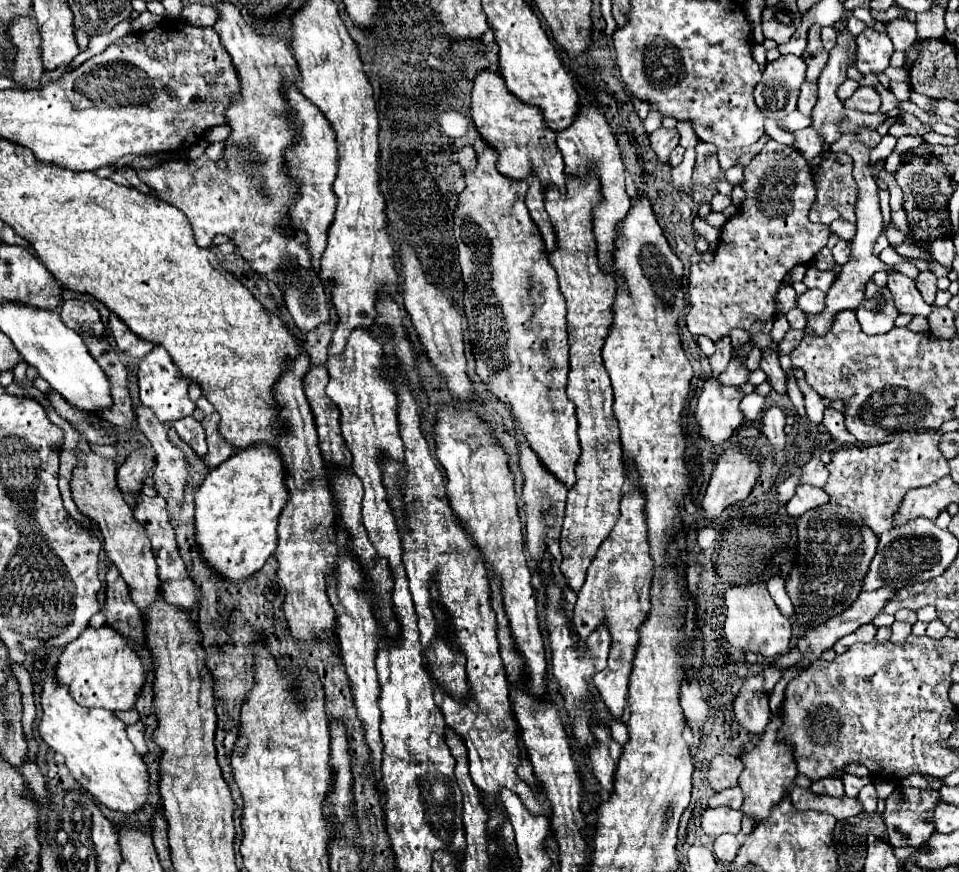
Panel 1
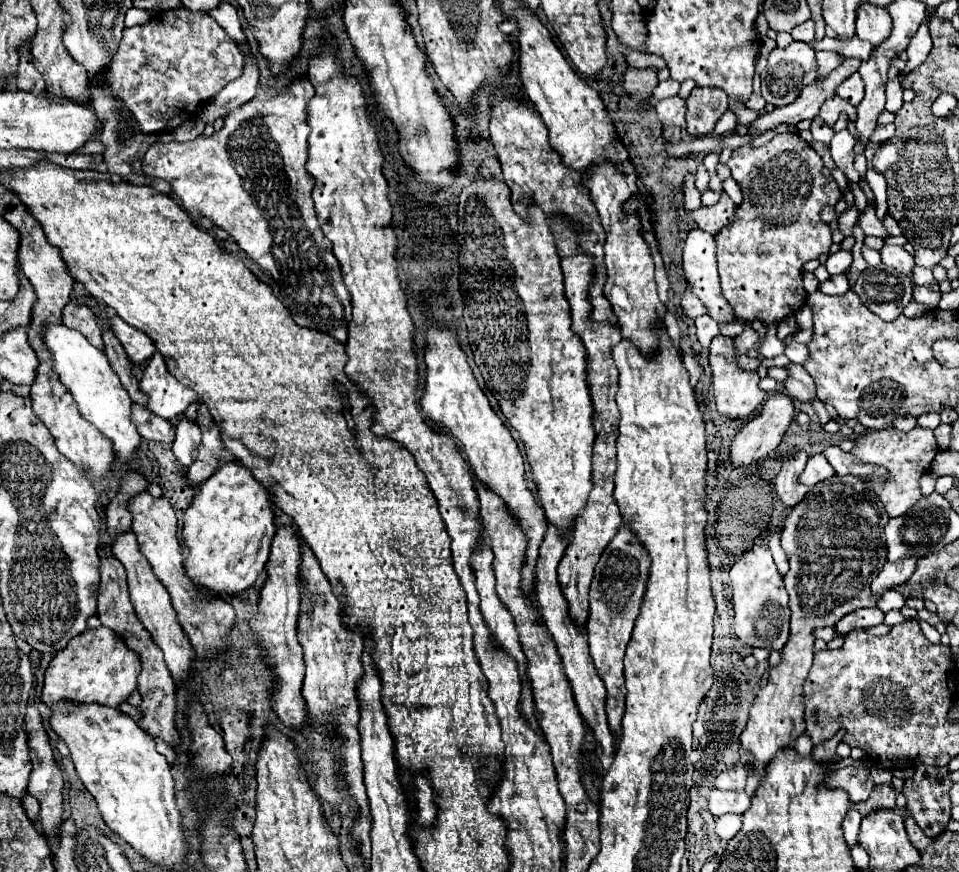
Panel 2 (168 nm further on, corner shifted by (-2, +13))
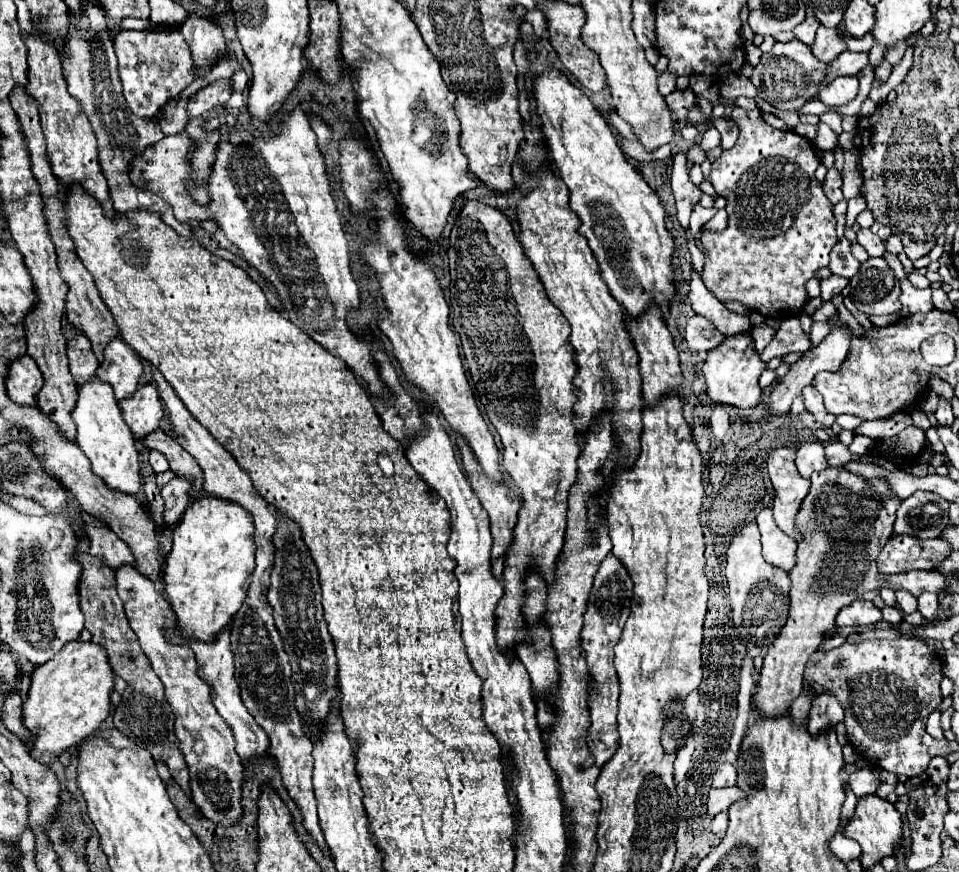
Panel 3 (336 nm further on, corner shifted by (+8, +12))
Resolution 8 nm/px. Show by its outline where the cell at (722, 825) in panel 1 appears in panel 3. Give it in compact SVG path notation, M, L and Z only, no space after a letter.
M733 786L733 788L721 788L721 790L711 788L709 790L709 798L707 798L707 810L709 810L711 816L715 816L715 814L727 810L733 802L737 802L741 798L745 798L745 792L739 790L737 786Z

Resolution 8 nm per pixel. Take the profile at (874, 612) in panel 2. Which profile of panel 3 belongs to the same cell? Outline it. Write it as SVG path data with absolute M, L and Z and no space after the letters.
M853 602L837 614L837 626L857 626L857 624L875 624L881 620L881 610L873 602Z

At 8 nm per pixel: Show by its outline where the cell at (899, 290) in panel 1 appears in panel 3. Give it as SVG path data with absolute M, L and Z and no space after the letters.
M861 228L857 232L857 244L861 244L869 252L869 256L883 256L883 252L885 252L883 240L879 236L875 236L869 228Z

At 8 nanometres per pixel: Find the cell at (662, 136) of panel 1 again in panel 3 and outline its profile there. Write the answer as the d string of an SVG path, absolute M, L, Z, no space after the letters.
M687 88L687 90L675 90L665 100L667 100L667 106L675 114L677 120L685 120L687 114L689 114L689 110L697 104L697 96L695 96L695 92L691 88Z

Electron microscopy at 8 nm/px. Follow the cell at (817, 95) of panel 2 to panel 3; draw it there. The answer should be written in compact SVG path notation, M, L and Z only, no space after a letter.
M845 50L839 58L835 58L829 66L829 76L825 78L825 82L821 86L827 86L833 78L837 76L847 76L847 74L859 74L859 70L863 70L869 64L869 54L867 52L849 52Z

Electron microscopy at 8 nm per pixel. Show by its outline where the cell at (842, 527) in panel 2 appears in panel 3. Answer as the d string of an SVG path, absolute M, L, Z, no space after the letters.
M829 466L827 470L811 476L811 490L797 514L797 528L801 530L801 534L805 534L805 540L799 542L797 564L789 572L791 576L789 620L783 626L781 634L775 638L775 642L769 646L757 688L753 690L753 708L757 708L761 714L781 716L789 710L791 702L799 696L803 688L805 664L809 656L817 652L817 648L825 642L827 632L835 628L837 612L843 606L855 602L857 596L869 590L881 588L881 582L889 578L877 570L877 556L881 552L881 546L885 546L885 542L893 534L893 522L895 522L895 512L899 504L901 504L901 498L895 496L889 484L881 478L867 480L859 474L845 470L843 466L839 468Z

